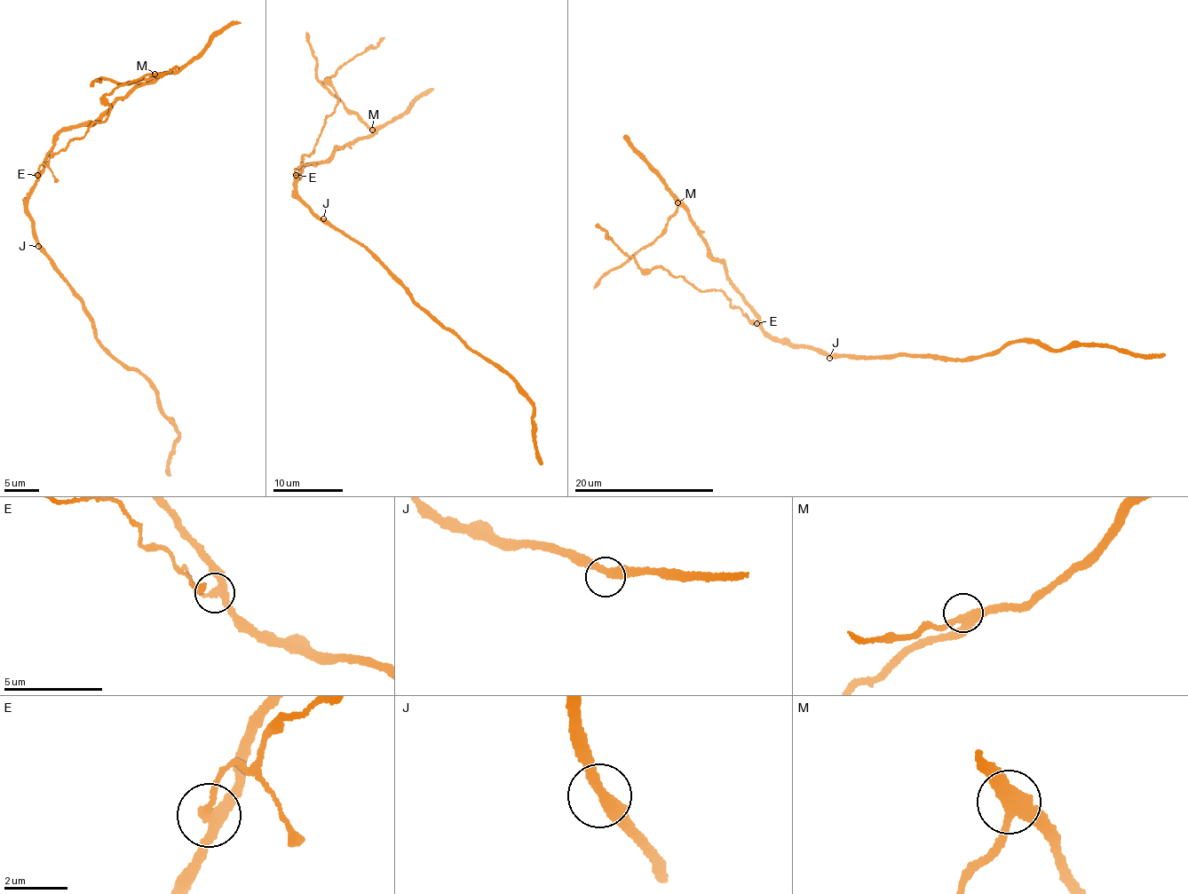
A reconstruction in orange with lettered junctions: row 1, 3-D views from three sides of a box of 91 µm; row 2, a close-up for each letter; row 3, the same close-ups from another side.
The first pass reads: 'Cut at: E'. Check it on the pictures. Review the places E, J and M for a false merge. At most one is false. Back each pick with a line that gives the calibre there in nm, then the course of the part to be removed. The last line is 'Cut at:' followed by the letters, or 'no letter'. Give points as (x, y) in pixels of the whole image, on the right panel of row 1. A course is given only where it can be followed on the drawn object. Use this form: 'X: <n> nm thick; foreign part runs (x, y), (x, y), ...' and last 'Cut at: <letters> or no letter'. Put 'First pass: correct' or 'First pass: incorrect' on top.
First pass: correct
E: 300 nm thick; foreign part runs (756, 323), (733, 307), (722, 290), (698, 289), (660, 267), (638, 268), (608, 233), (596, 225)
Cut at: E

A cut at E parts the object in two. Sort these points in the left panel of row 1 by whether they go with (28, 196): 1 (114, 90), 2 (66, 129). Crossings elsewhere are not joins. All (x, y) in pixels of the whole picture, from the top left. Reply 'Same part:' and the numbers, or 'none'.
Same part: 2

